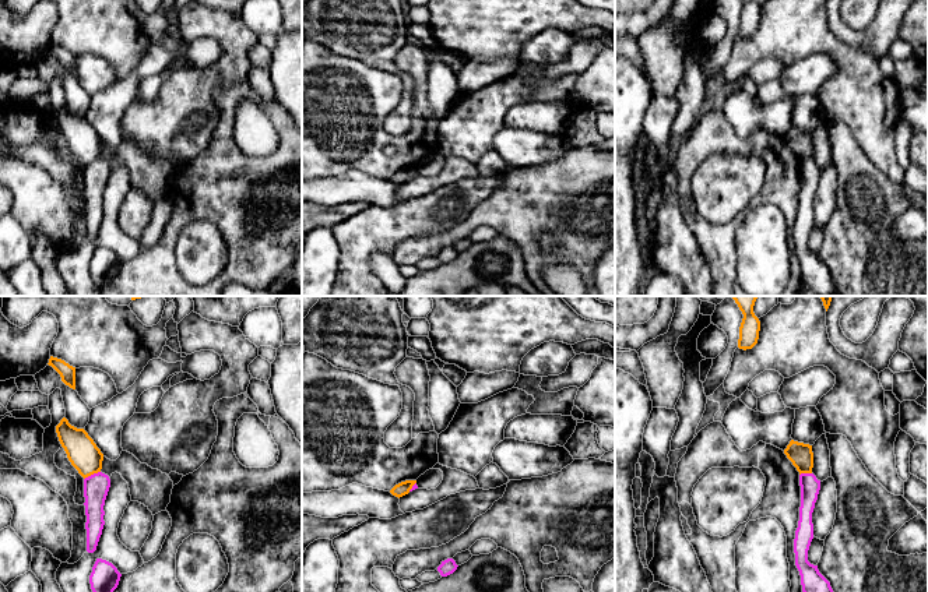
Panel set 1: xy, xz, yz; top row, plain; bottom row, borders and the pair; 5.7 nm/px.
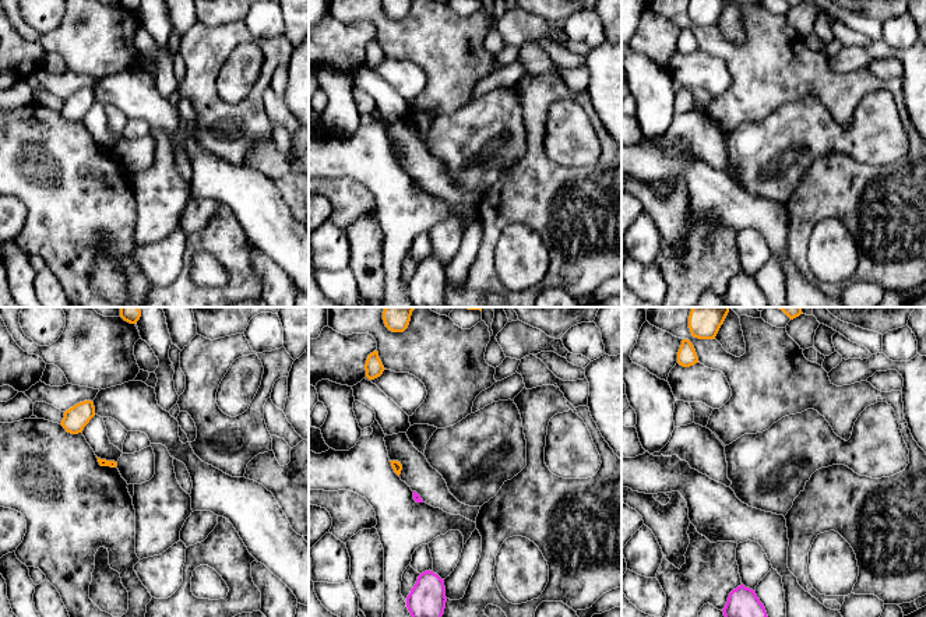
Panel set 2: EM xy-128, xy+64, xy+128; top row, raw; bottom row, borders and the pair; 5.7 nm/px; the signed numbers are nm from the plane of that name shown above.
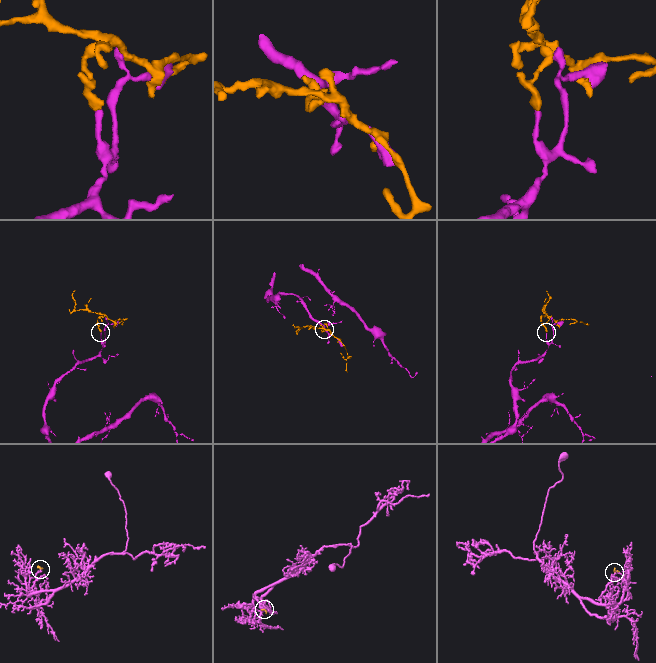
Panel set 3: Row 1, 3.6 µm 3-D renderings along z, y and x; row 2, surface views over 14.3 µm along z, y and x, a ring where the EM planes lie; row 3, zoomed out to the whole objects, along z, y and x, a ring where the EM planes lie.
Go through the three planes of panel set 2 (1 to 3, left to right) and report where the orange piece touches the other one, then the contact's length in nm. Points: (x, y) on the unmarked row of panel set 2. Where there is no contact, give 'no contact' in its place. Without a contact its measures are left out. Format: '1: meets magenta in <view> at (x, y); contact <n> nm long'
1: no contact
2: no contact
3: no contact

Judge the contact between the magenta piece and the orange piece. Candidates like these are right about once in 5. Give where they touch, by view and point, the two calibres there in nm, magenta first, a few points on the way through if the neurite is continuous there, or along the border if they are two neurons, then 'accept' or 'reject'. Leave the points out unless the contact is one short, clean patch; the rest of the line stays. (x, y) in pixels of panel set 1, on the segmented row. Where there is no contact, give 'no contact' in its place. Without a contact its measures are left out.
xy (91, 475) | 140/180 nm | reject

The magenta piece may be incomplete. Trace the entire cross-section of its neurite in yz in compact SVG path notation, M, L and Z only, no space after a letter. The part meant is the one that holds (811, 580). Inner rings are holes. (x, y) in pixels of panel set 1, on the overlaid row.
M813 473L799 475L801 507L795 531L795 565L801 575L802 592L833 592L830 582L819 572L818 565L808 561L808 550L813 539L812 512L820 490L820 480Z

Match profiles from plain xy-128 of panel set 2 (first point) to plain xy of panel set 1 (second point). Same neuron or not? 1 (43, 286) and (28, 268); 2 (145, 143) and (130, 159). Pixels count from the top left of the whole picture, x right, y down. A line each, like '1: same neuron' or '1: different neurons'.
1: same neuron
2: same neuron

